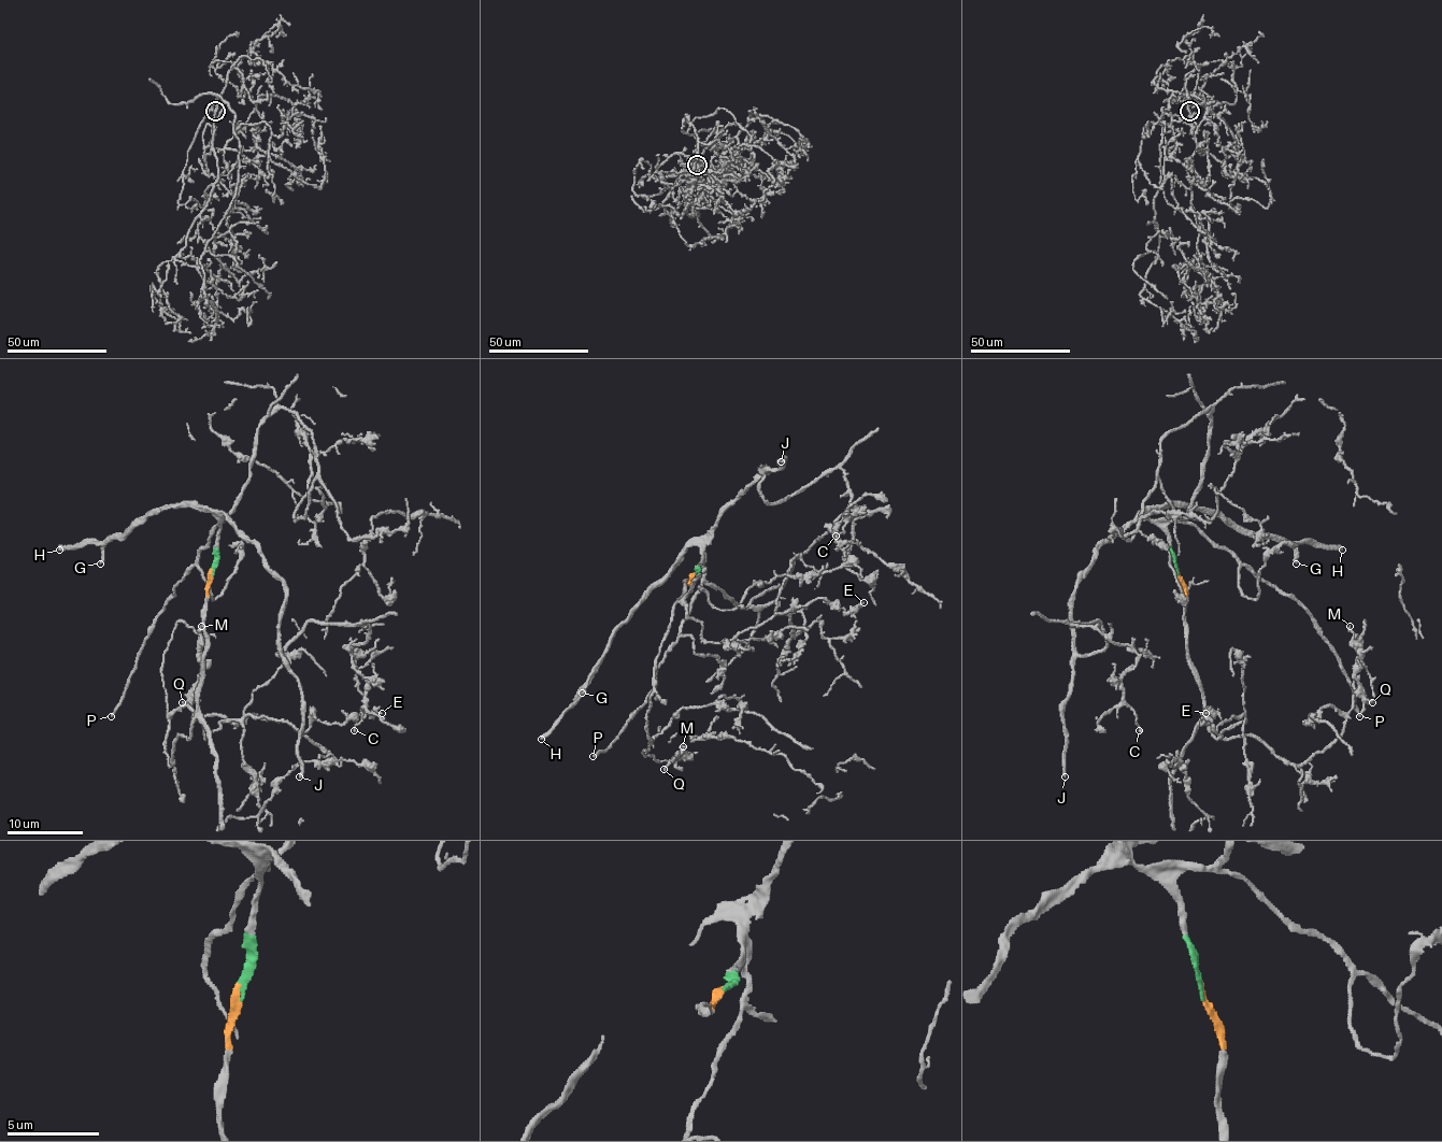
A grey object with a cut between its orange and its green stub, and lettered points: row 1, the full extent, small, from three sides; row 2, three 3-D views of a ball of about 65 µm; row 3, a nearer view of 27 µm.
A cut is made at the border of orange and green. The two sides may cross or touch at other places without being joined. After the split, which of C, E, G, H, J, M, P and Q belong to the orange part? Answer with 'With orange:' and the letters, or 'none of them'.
With orange: E, M, Q

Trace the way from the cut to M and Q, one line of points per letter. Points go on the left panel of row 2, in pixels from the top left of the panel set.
M: (212, 572), (195, 719), (170, 765), (160, 671), (174, 628), (185, 622), (200, 639), (200, 626)
Q: (212, 572), (195, 719), (170, 765), (160, 668), (185, 622), (199, 636), (200, 680), (182, 702)

